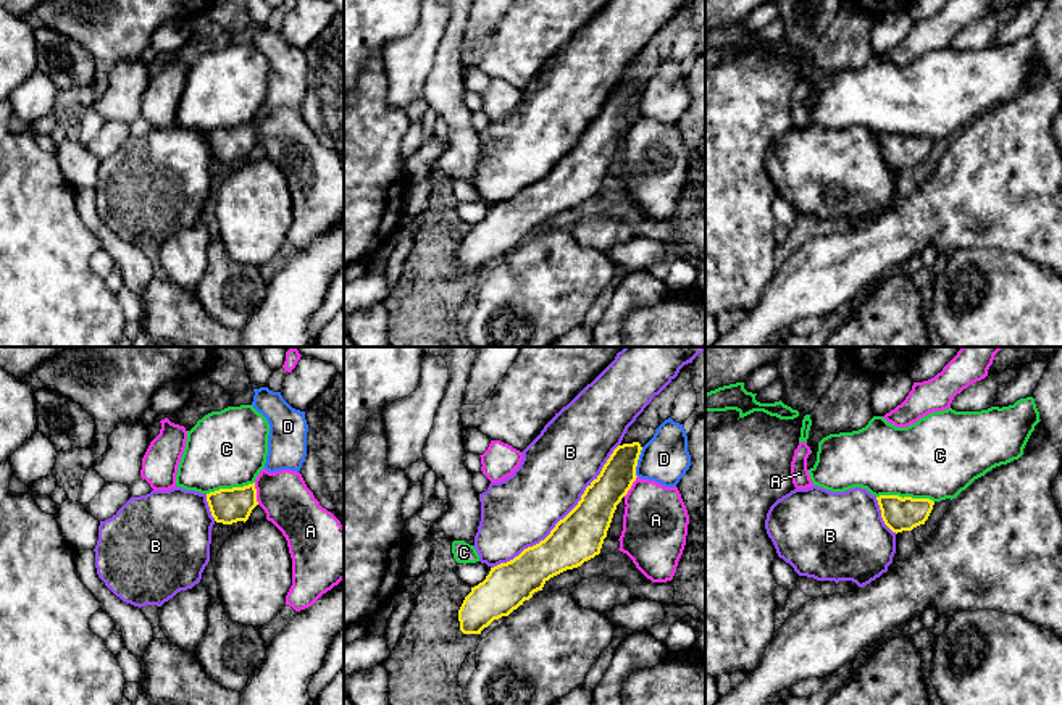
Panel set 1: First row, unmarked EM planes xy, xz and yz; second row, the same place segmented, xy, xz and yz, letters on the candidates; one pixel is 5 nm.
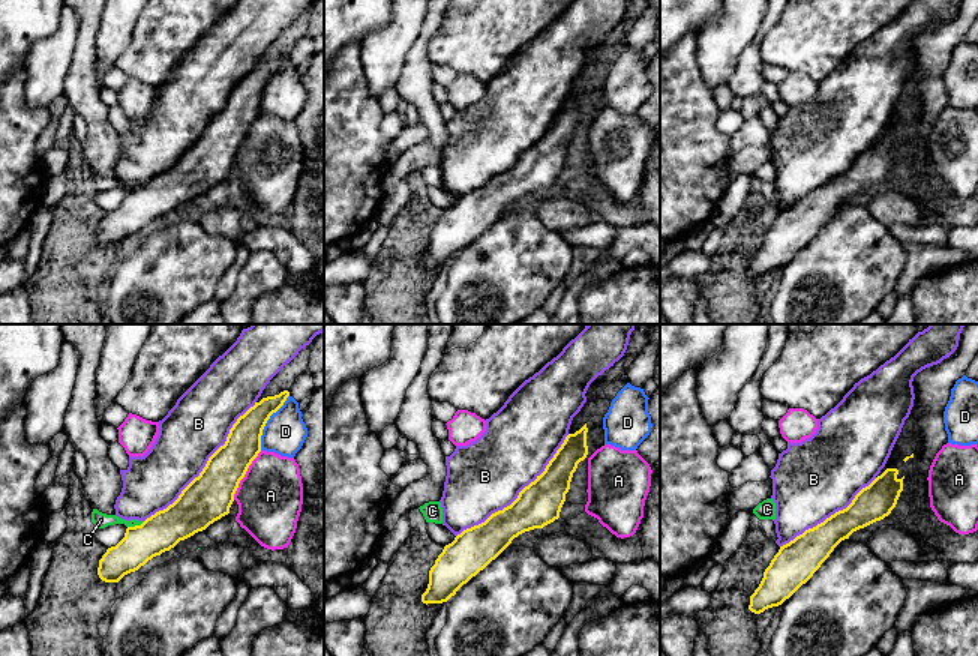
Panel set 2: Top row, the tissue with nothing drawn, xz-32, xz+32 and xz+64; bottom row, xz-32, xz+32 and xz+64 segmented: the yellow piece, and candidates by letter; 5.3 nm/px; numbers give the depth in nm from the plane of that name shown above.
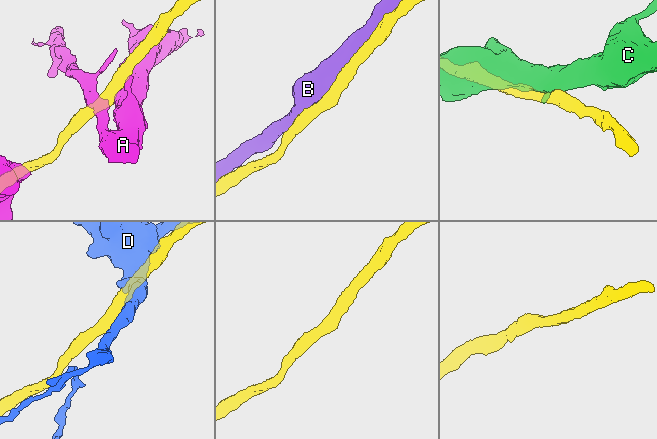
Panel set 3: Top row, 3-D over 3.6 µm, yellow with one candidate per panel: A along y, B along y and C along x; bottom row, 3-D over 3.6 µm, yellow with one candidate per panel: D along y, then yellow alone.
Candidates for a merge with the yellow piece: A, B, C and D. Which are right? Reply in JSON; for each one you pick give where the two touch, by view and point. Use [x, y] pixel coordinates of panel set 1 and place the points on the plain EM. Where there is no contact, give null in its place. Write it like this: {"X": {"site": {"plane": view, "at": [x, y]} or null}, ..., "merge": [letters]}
{"B": {"site": {"plane": "xz", "at": [564, 157]}}, "merge": ["B"]}

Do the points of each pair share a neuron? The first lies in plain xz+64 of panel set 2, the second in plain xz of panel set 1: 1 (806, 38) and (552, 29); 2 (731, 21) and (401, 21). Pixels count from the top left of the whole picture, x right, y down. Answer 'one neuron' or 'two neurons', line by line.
1: one neuron
2: two neurons

